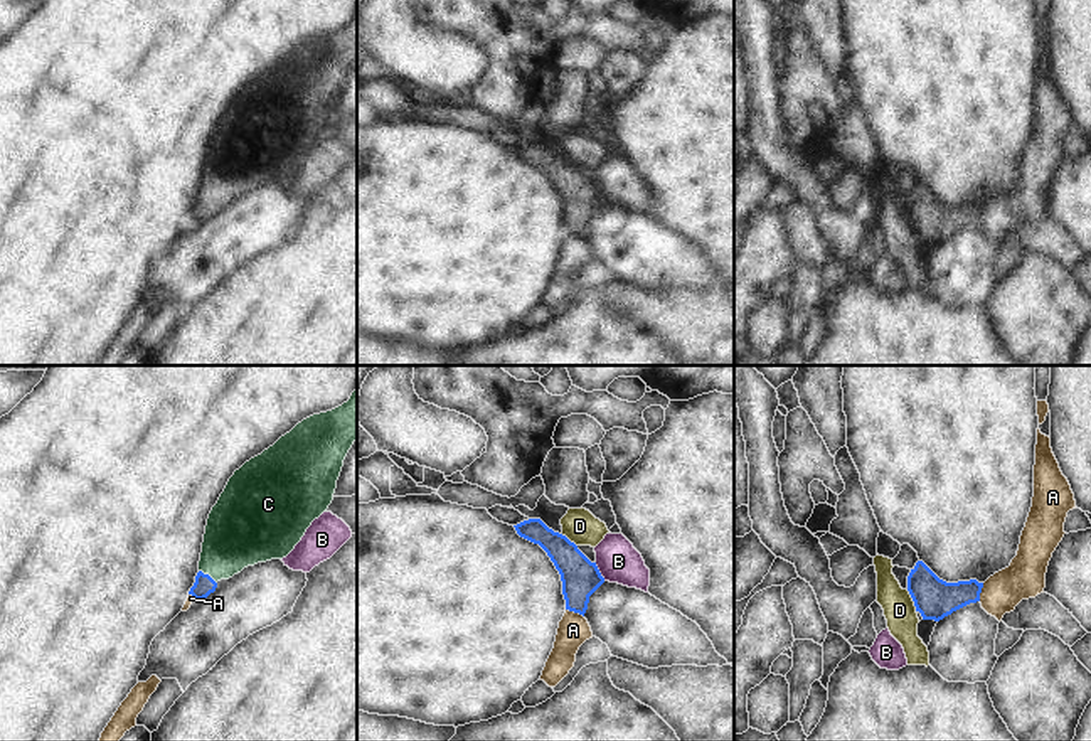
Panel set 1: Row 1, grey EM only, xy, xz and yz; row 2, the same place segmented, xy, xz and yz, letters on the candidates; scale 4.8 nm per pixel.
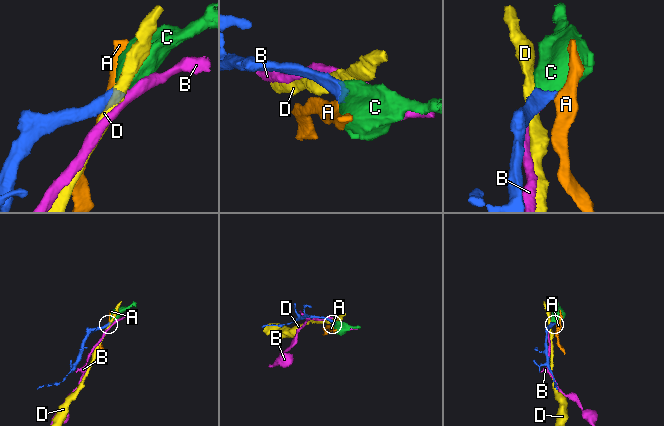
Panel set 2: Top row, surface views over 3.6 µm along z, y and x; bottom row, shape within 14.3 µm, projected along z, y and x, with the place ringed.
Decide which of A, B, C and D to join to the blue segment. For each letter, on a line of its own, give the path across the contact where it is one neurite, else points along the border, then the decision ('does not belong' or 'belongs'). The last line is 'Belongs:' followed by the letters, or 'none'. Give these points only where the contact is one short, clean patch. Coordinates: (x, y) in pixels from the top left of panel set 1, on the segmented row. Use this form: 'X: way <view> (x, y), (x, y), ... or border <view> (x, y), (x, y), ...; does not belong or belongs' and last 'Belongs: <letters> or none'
A: border xz (566, 608), (583, 617); does not belong
B: border xz (595, 563), (605, 580); does not belong
C: way xy (204, 585), (207, 575), (238, 534); belongs
D: border yz (906, 590), (916, 610); does not belong
Belongs: C

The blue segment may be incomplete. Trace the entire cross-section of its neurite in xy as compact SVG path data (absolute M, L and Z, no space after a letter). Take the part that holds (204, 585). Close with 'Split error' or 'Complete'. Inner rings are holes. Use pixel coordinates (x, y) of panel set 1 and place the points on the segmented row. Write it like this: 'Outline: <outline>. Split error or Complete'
Outline: M357 389L347 402L303 419L236 470L207 519L199 573L189 591L194 601L207 598L221 579L247 566L286 557L332 504L343 460L355 440Z. Split error

